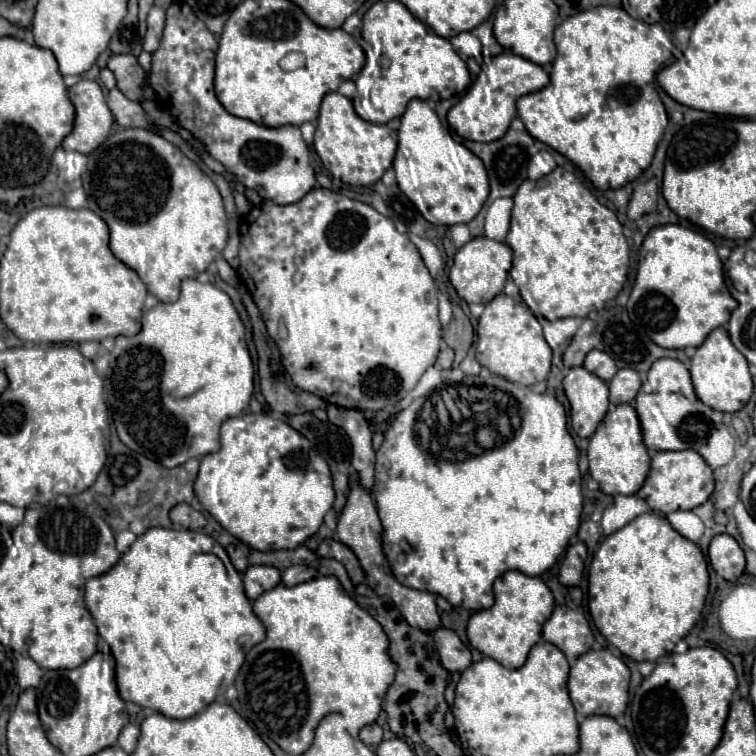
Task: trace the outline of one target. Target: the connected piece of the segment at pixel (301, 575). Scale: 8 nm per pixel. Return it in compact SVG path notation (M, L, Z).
M296 564L296 566L290 566L282 572L282 584L286 586L296 586L296 584L302 584L306 580L312 580L316 576L316 568L312 566L302 566L302 564Z

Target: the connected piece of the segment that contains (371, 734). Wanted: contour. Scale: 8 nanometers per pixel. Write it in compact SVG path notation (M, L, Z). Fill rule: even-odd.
M370 724L366 728L360 730L360 740L366 744L366 746L376 746L380 744L382 740L382 728L378 724Z

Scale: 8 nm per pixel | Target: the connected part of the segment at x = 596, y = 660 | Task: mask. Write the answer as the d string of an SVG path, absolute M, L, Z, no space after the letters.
M588 650L586 654L578 656L576 664L570 668L568 676L568 690L572 704L576 708L576 714L582 718L590 714L606 714L616 718L626 710L628 702L628 682L630 682L630 670L624 664L622 658L614 656L610 650Z

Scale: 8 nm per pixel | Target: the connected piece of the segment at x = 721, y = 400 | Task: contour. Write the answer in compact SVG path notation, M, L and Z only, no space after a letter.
M716 328L714 332L710 332L710 336L696 348L696 354L692 356L690 374L698 398L712 410L738 412L752 396L752 376L748 372L748 362L734 348L724 328Z

